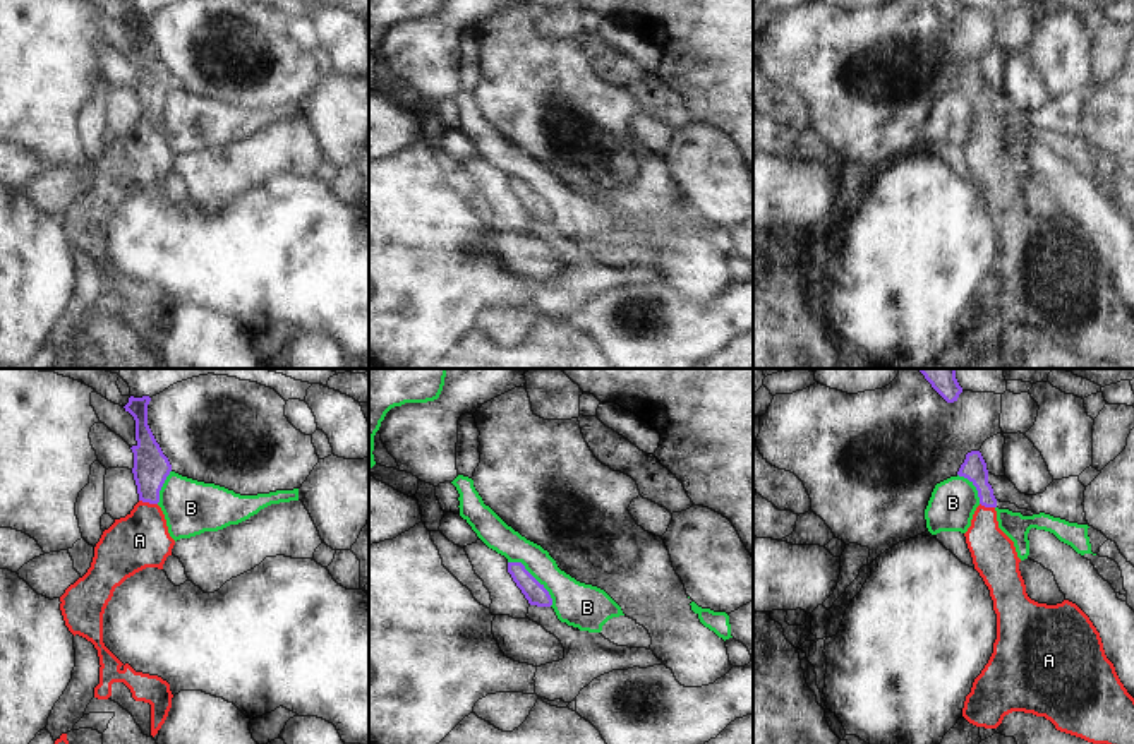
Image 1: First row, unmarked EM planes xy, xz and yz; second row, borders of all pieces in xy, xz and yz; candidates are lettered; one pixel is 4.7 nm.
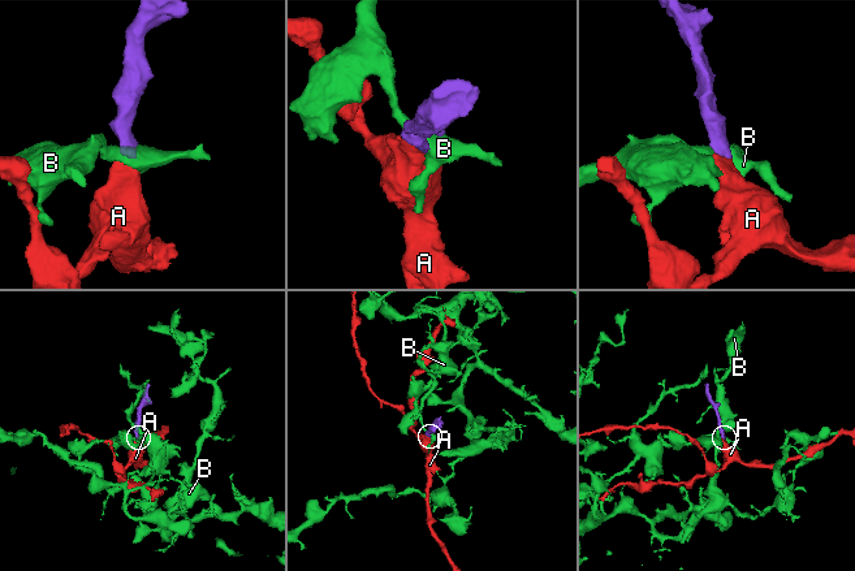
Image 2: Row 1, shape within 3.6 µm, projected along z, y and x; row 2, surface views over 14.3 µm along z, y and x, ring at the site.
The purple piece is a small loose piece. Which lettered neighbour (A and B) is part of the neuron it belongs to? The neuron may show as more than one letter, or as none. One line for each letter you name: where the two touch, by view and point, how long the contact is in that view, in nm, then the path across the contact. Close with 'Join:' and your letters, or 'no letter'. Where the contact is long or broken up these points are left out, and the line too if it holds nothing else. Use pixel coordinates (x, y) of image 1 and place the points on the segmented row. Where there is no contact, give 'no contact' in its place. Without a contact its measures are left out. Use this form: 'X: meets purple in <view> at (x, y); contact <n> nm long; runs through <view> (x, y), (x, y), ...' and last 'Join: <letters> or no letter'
A: meets purple in xy at (148, 501); contact 90 nm long; runs through xy (151, 467), (148, 501), (146, 527), (139, 540)
Join: A

